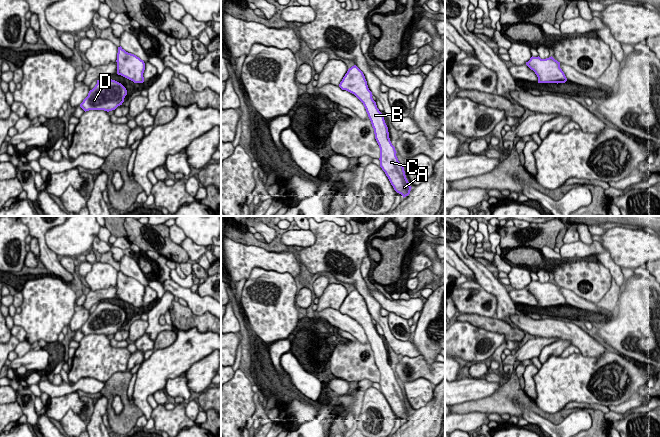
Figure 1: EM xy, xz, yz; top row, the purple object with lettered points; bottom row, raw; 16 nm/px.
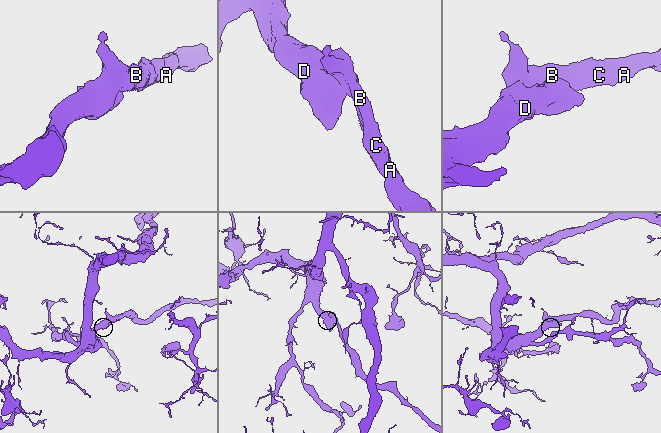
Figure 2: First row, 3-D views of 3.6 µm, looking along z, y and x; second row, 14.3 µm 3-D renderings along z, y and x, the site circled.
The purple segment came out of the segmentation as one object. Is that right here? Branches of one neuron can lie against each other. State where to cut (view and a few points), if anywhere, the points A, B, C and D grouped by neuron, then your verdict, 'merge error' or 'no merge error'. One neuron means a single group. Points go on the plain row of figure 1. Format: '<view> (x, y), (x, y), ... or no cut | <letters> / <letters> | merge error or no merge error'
no cut | A B C D | no merge error

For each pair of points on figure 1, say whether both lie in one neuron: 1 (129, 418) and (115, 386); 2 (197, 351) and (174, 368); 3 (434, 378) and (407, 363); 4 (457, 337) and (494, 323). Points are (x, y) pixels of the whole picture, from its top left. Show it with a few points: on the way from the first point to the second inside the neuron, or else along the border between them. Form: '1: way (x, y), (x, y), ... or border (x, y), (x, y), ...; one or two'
1: way (129, 410), (123, 394); one
2: way (191, 351), (180, 362); one
3: way (427, 371), (414, 367); one
4: border (458, 321), (468, 321), (476, 326), (503, 335); two

